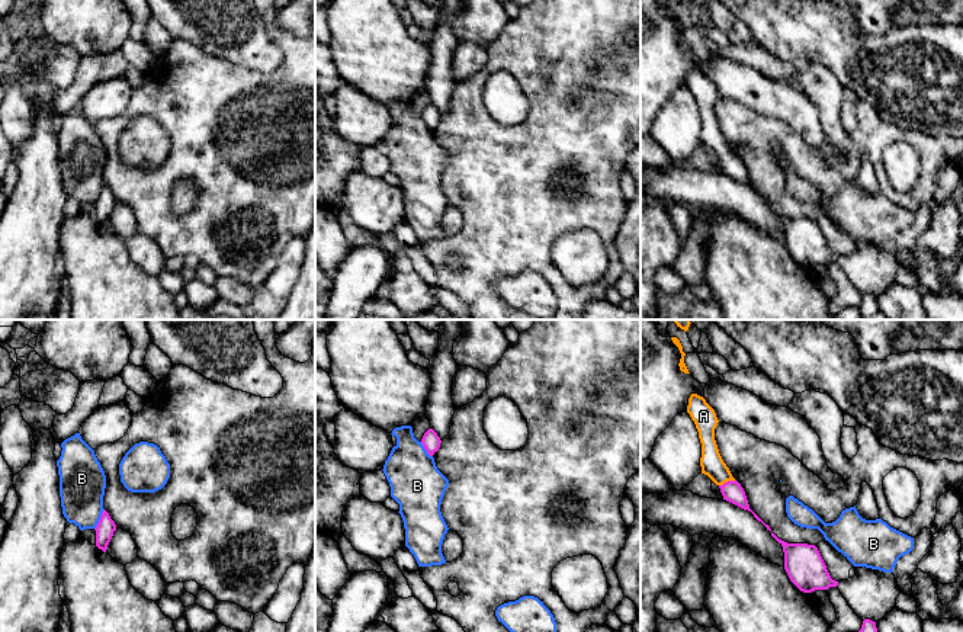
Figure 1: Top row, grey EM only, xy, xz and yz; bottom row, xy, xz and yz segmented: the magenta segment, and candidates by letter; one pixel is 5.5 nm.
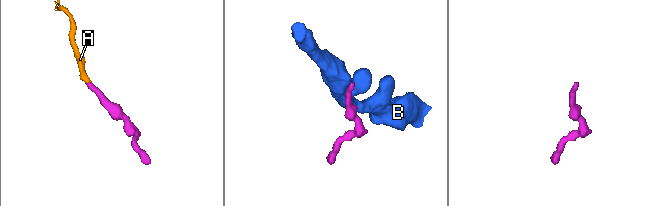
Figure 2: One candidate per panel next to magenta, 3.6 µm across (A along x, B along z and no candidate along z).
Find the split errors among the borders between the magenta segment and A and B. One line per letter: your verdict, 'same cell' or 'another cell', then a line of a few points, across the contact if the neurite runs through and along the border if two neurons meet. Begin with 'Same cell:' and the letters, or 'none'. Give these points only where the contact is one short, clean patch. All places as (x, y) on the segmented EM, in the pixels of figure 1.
Same cell: A
A: same cell; line yz (732, 491), (728, 481), (712, 464)
B: another cell

